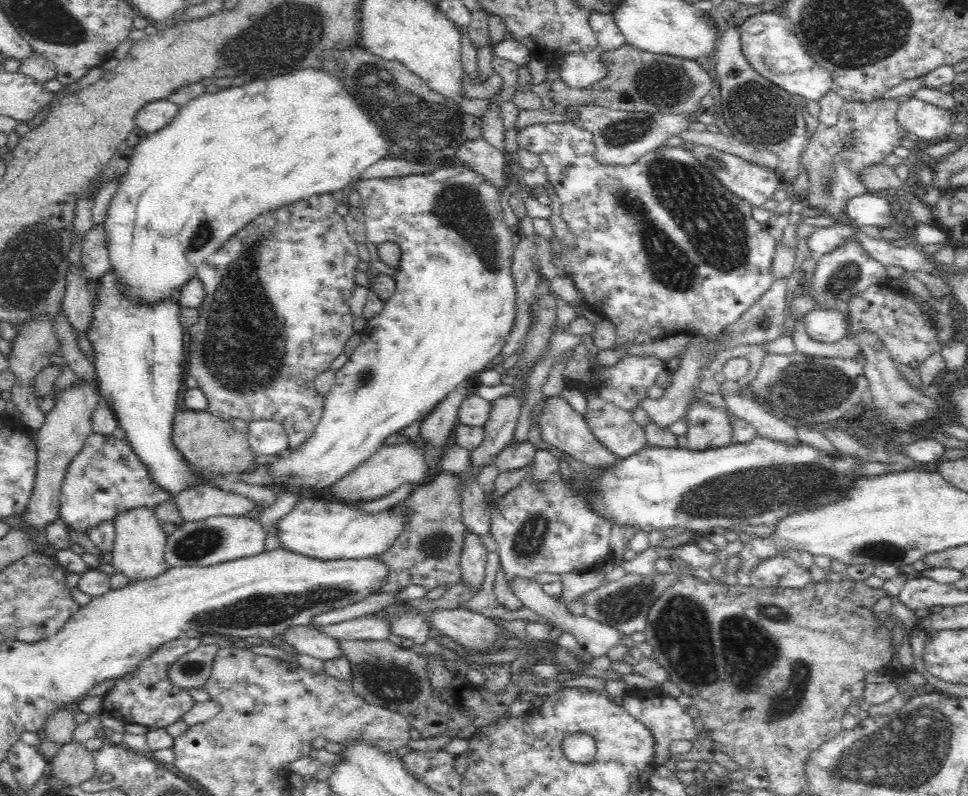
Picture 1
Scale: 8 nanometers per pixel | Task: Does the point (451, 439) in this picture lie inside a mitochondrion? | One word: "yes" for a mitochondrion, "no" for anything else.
no

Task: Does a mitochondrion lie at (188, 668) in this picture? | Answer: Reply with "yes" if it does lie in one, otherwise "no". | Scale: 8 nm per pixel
yes

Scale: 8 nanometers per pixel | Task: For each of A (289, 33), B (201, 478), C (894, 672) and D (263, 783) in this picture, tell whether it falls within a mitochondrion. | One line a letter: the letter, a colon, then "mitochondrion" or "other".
A: mitochondrion
B: other
C: other
D: other

